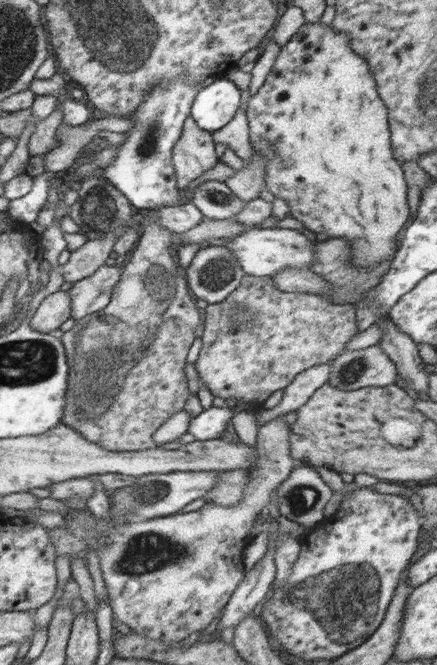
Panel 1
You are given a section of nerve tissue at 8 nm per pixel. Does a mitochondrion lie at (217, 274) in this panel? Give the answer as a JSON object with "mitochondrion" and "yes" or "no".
{"mitochondrion":"yes"}

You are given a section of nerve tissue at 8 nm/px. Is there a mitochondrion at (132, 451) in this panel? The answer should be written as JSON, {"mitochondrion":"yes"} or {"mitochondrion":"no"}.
{"mitochondrion":"no"}

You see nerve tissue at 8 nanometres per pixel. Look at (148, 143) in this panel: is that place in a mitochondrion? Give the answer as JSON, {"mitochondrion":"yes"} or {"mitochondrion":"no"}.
{"mitochondrion":"yes"}

